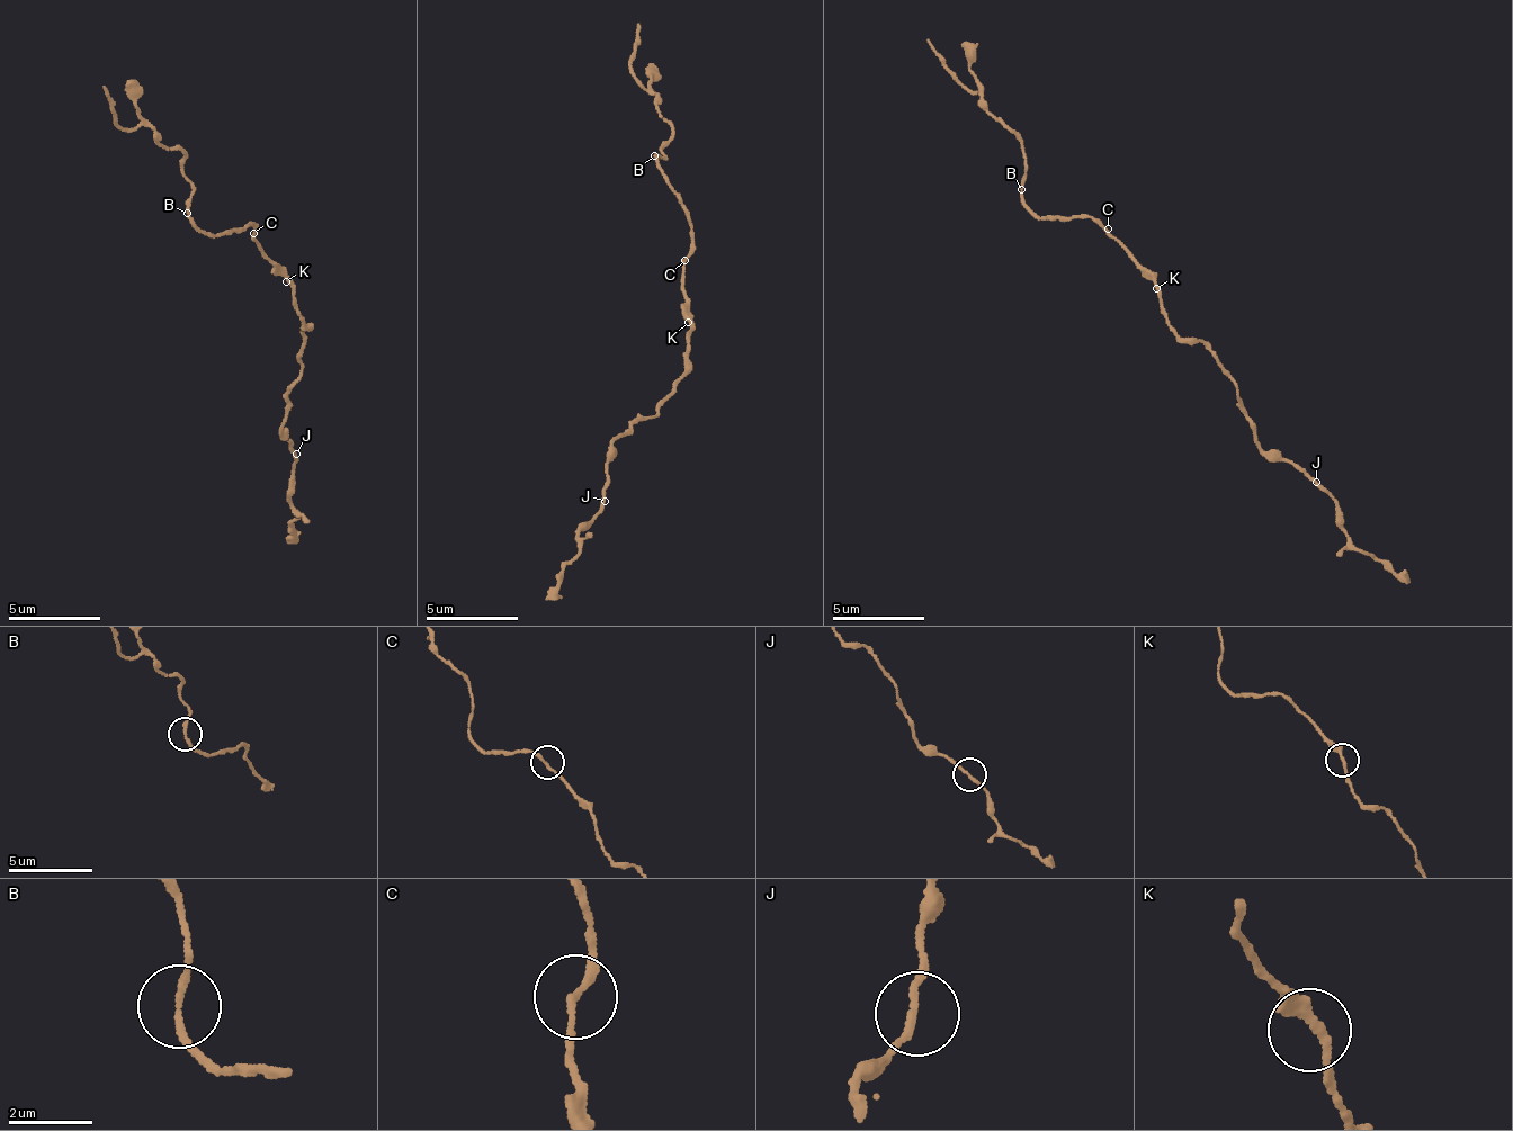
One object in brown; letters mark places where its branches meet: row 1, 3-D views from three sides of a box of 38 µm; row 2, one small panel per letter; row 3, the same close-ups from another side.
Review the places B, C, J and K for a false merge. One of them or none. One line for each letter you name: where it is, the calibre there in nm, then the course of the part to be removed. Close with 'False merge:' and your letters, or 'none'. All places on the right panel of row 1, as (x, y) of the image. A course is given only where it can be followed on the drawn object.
False merge: none

